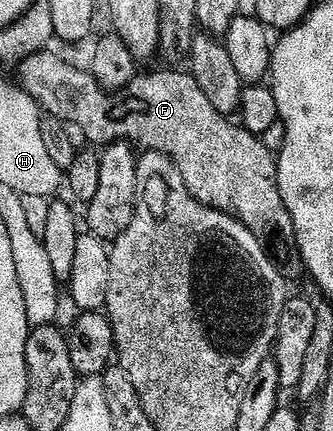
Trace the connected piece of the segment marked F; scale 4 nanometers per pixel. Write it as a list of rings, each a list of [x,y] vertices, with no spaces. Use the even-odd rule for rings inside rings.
[[[50,49],[37,51],[21,60],[16,67],[18,86],[23,87],[38,102],[45,114],[56,117],[64,124],[80,125],[80,133],[84,133],[87,144],[129,143],[135,149],[167,155],[176,169],[180,169],[180,177],[184,177],[184,185],[188,185],[188,193],[192,193],[196,201],[241,219],[242,224],[255,233],[274,231],[281,223],[289,224],[290,214],[280,209],[282,198],[278,192],[278,161],[275,152],[270,152],[259,136],[244,130],[233,118],[217,112],[189,70],[166,69],[170,71],[154,71],[151,75],[138,73],[128,86],[111,93],[94,80],[85,66],[77,67],[52,52]]]

